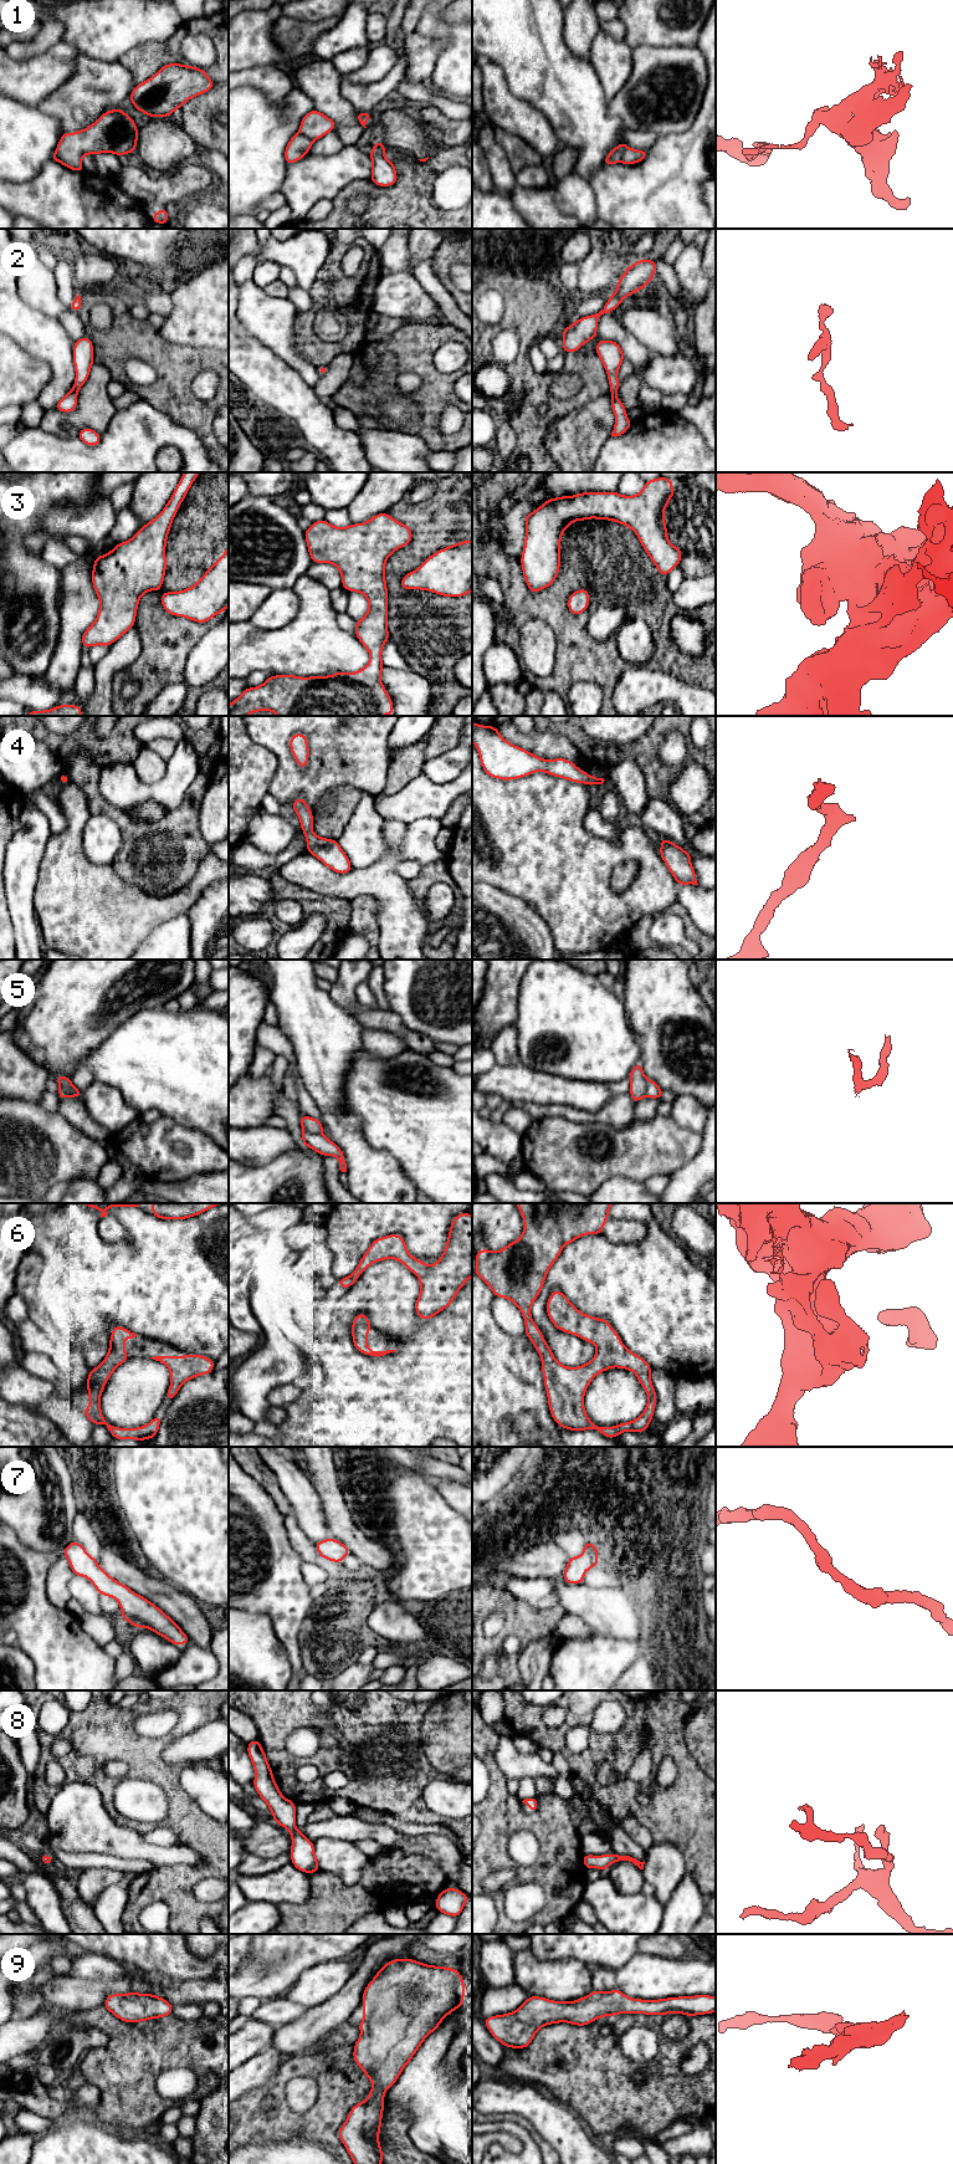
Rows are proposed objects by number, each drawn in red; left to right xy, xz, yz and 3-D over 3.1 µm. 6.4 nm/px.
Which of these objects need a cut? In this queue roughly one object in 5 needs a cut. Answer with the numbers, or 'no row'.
1, 5

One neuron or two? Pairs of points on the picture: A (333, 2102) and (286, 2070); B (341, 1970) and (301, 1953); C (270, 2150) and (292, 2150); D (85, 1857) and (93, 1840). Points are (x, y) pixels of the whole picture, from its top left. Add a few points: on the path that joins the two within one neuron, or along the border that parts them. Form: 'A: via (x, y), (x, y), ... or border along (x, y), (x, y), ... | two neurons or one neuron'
A: via (329, 2087), (312, 2070), (301, 2070) | one neuron
B: border along (341, 1959), (312, 1965), (297, 1979) | two neurons
C: via (275, 2150), (287, 2150) | one neuron
D: border along (59, 1848), (77, 1852), (102, 1852), (116, 1857) | two neurons

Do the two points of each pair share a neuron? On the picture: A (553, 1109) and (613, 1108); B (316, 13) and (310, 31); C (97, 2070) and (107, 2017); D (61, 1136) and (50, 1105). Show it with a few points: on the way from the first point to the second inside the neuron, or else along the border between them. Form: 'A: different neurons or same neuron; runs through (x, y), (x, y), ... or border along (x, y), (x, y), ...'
A: same neuron; runs through (568, 1113), (578, 1116), (598, 1116)
B: different neurons; border along (285, 15), (303, 21), (341, 18)
C: same neuron; runs through (109, 2057), (114, 2052), (114, 2030)
D: different neurons; border along (39, 1103), (46, 1110), (56, 1111)

